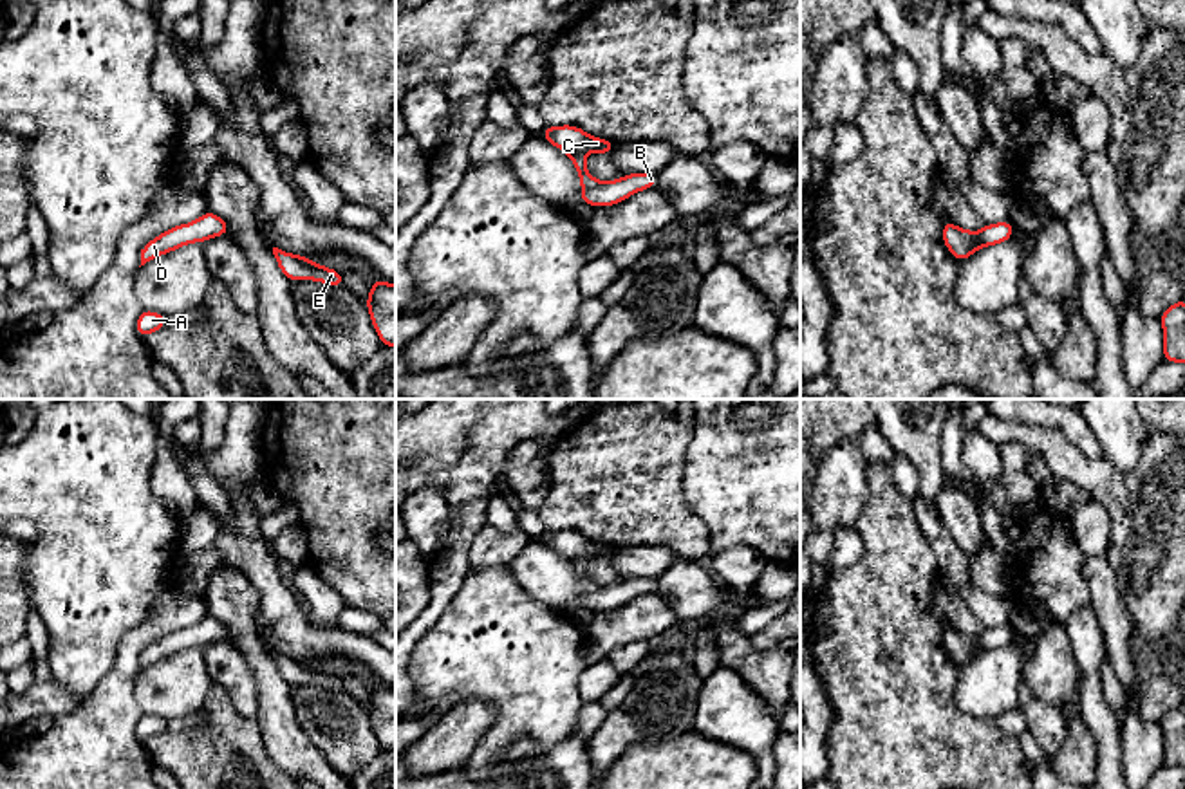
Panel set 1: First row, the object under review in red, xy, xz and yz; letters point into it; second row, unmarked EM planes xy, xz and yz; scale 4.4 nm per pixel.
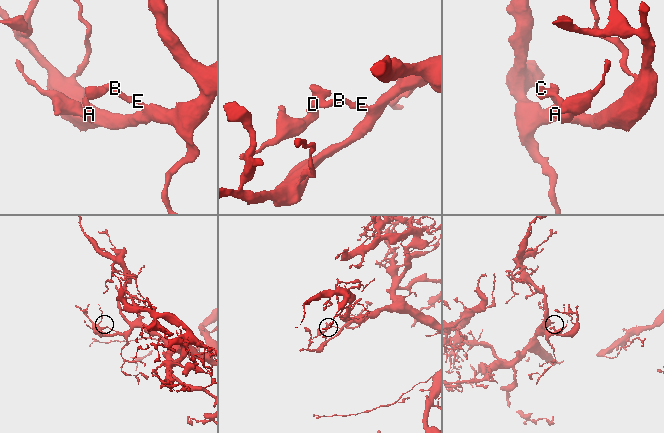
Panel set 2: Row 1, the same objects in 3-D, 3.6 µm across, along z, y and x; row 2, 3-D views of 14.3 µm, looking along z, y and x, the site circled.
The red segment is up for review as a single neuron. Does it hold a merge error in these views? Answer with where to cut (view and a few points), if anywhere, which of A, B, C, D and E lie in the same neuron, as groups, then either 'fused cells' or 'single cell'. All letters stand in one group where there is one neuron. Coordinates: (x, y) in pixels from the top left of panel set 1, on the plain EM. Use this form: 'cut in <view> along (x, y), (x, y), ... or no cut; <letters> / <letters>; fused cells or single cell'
no cut; A B C D E; single cell

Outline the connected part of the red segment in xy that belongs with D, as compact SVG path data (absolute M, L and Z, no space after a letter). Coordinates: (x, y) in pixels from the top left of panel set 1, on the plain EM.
M206 616L197 625L170 632L163 639L152 643L141 654L141 670L164 657L175 655L177 652L182 652L186 648L206 646L213 641L220 641L228 637L229 637L229 630L226 628L226 625L211 616Z

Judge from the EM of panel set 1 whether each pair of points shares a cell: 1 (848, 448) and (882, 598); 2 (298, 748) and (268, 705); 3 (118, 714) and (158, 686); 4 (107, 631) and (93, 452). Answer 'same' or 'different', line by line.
1: different
2: same
3: different
4: same

